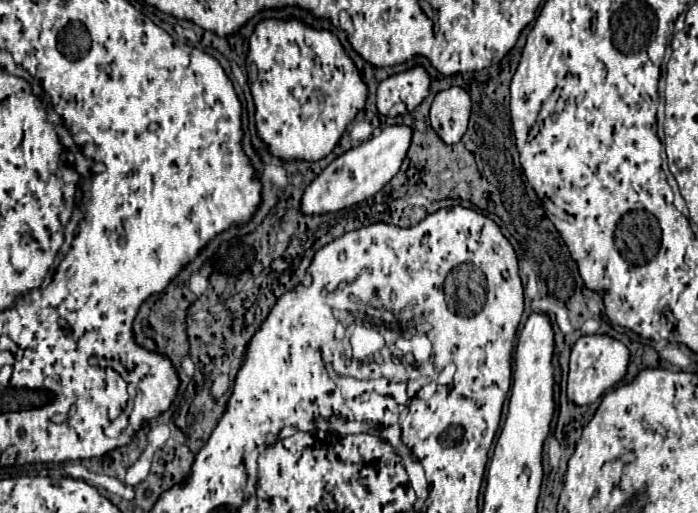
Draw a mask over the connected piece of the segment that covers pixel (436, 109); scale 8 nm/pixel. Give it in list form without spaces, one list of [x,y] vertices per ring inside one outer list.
[[[461,87],[445,89],[433,99],[431,127],[447,145],[461,141],[467,131],[471,105],[470,95]]]

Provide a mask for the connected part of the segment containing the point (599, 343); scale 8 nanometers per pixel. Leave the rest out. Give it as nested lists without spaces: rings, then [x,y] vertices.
[[[583,335],[571,349],[567,399],[575,405],[595,403],[605,391],[615,387],[625,375],[629,365],[629,349],[609,335]]]

